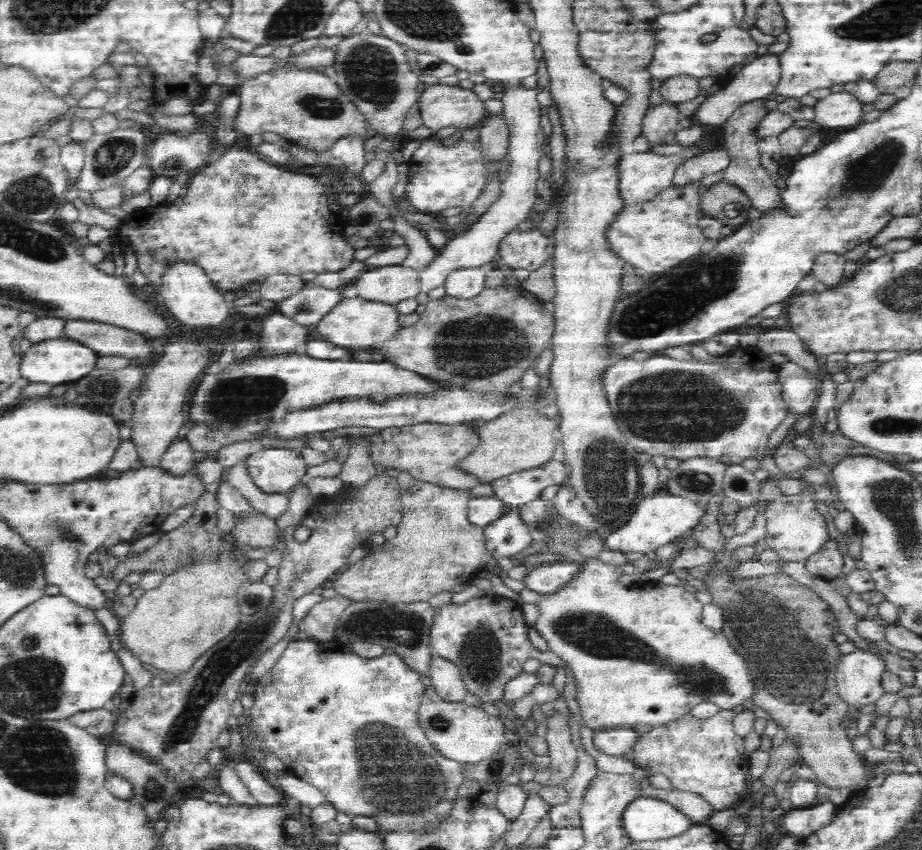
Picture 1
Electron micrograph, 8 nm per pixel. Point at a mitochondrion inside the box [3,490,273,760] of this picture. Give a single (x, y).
(66, 534)

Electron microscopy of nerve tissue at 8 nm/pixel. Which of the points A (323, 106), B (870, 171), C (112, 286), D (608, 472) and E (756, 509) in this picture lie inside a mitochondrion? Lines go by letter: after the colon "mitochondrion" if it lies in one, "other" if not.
A: mitochondrion
B: mitochondrion
C: other
D: mitochondrion
E: other

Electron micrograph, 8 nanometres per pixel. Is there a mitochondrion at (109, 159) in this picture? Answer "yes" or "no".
yes

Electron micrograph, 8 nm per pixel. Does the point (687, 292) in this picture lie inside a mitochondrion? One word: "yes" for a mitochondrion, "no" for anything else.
yes

